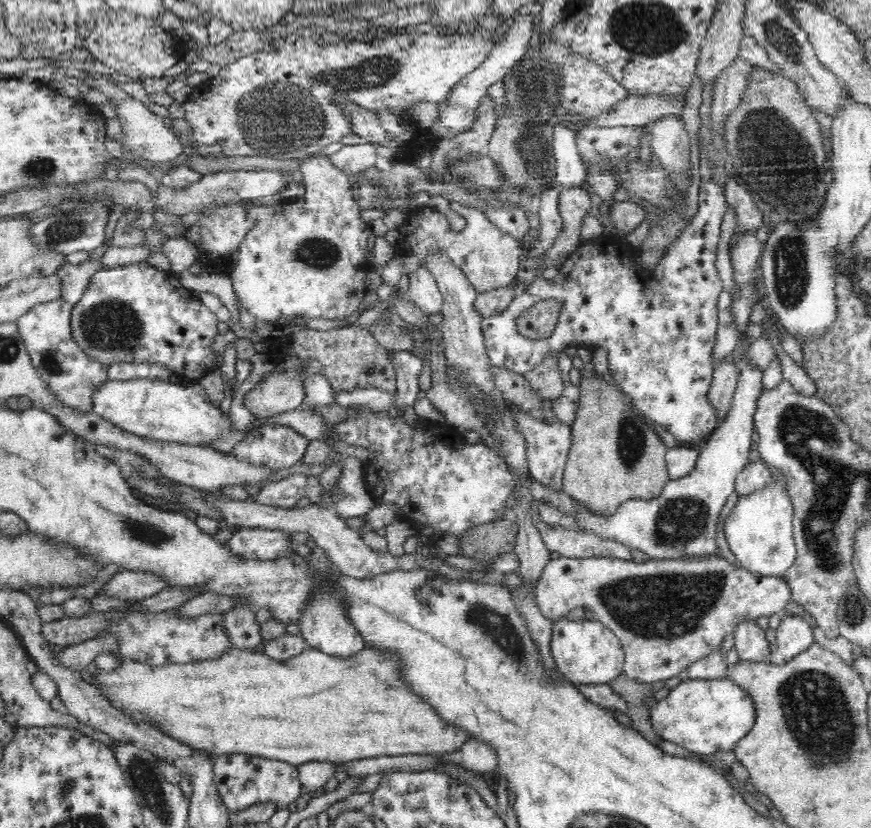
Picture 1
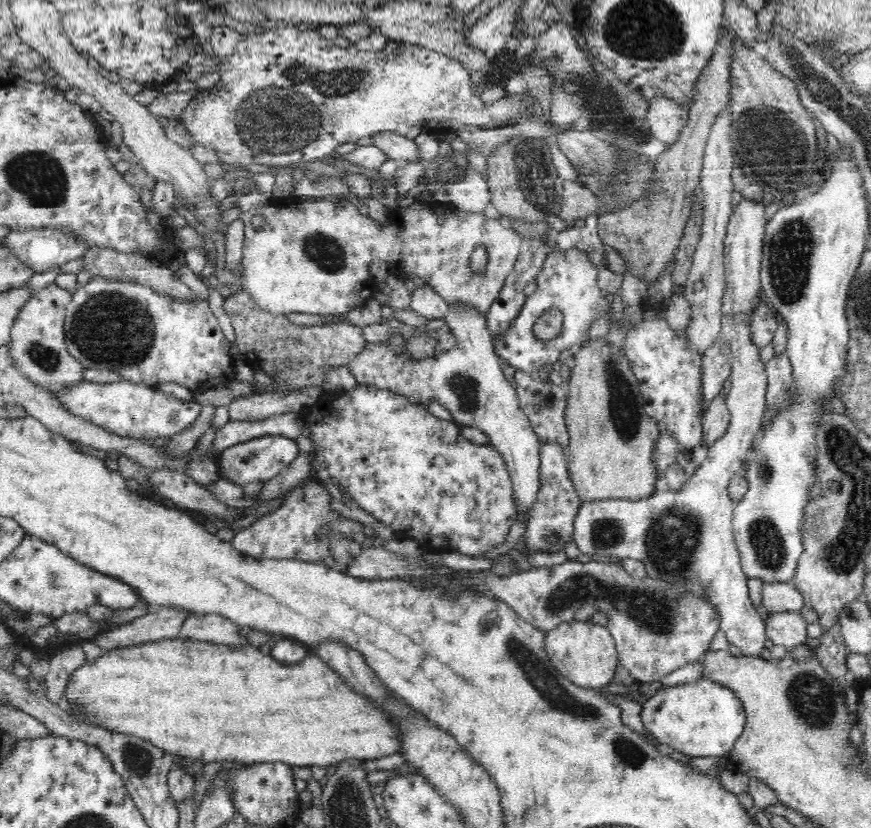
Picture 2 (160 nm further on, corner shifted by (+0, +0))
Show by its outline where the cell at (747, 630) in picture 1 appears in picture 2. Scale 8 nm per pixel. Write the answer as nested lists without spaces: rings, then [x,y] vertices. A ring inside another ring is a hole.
[[[742,200],[733,208],[729,218],[725,238],[725,275],[727,283],[721,308],[721,336],[730,345],[733,356],[731,366],[731,388],[726,404],[731,415],[726,430],[711,444],[708,445],[708,454],[702,465],[694,470],[694,474],[677,489],[668,489],[666,492],[656,491],[652,497],[641,500],[598,500],[582,502],[578,506],[578,514],[574,518],[573,537],[579,551],[587,556],[592,554],[612,554],[618,559],[634,558],[644,562],[648,576],[659,580],[675,583],[680,581],[686,589],[696,595],[706,595],[712,605],[720,613],[721,631],[726,633],[728,642],[740,649],[744,656],[760,657],[767,640],[767,626],[765,619],[756,612],[756,606],[748,595],[748,577],[741,570],[741,561],[736,542],[732,533],[732,518],[735,508],[733,498],[730,497],[728,486],[730,480],[741,474],[742,464],[746,456],[753,449],[754,438],[758,430],[763,427],[762,417],[766,410],[765,396],[767,393],[768,373],[765,363],[762,362],[758,345],[752,338],[752,322],[754,310],[758,308],[762,297],[762,268],[763,244],[767,219],[764,204],[751,200]]]

